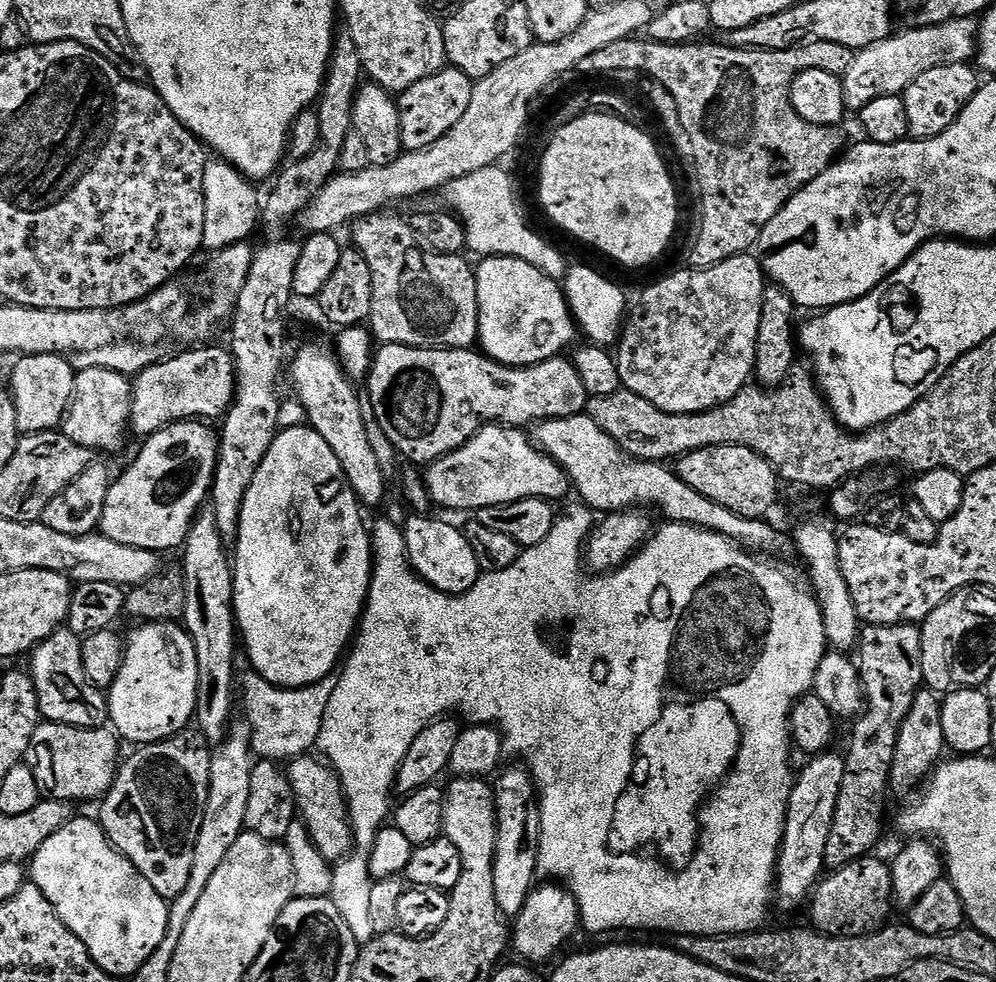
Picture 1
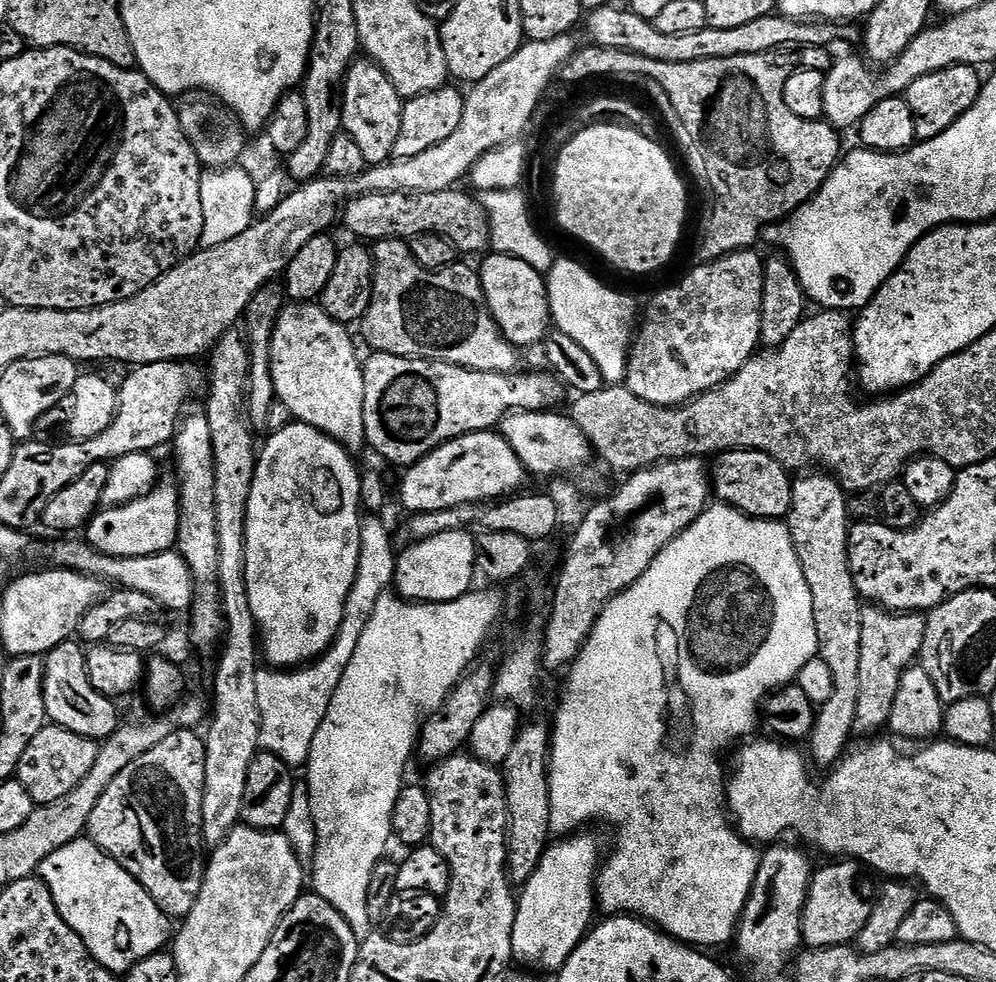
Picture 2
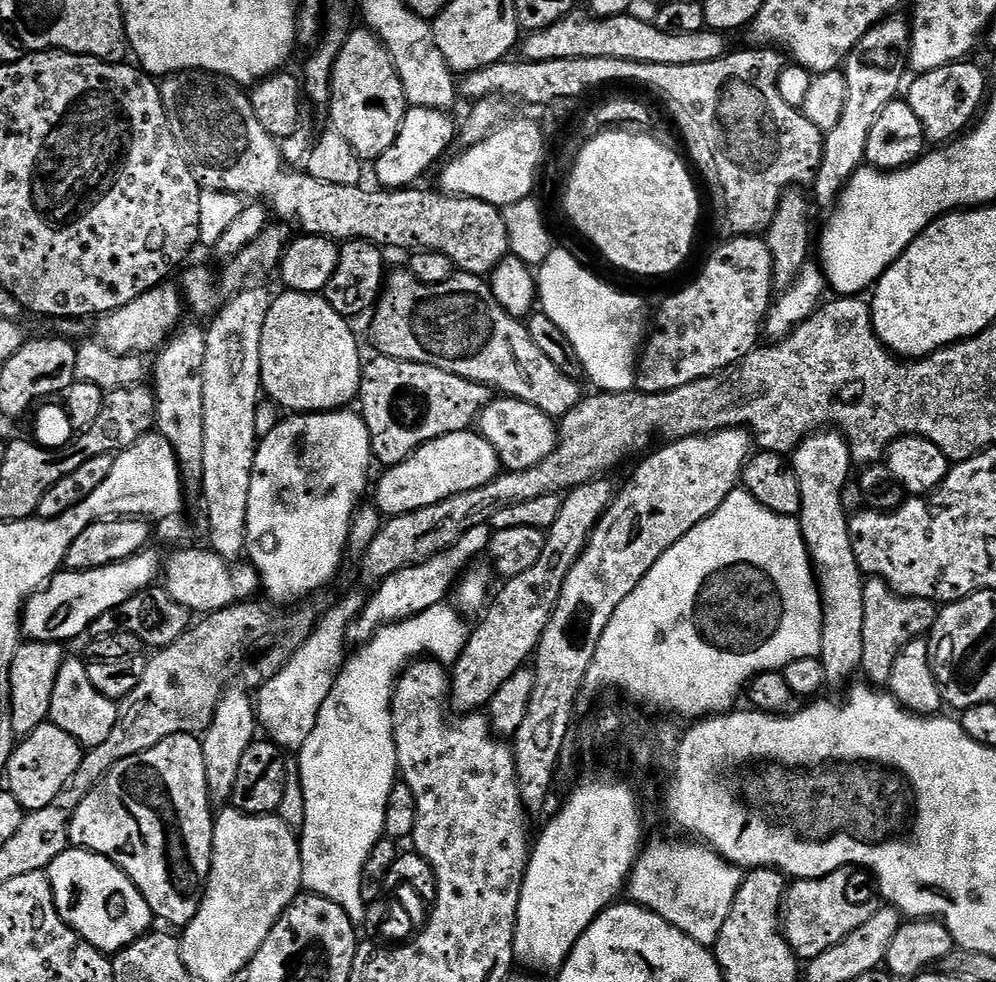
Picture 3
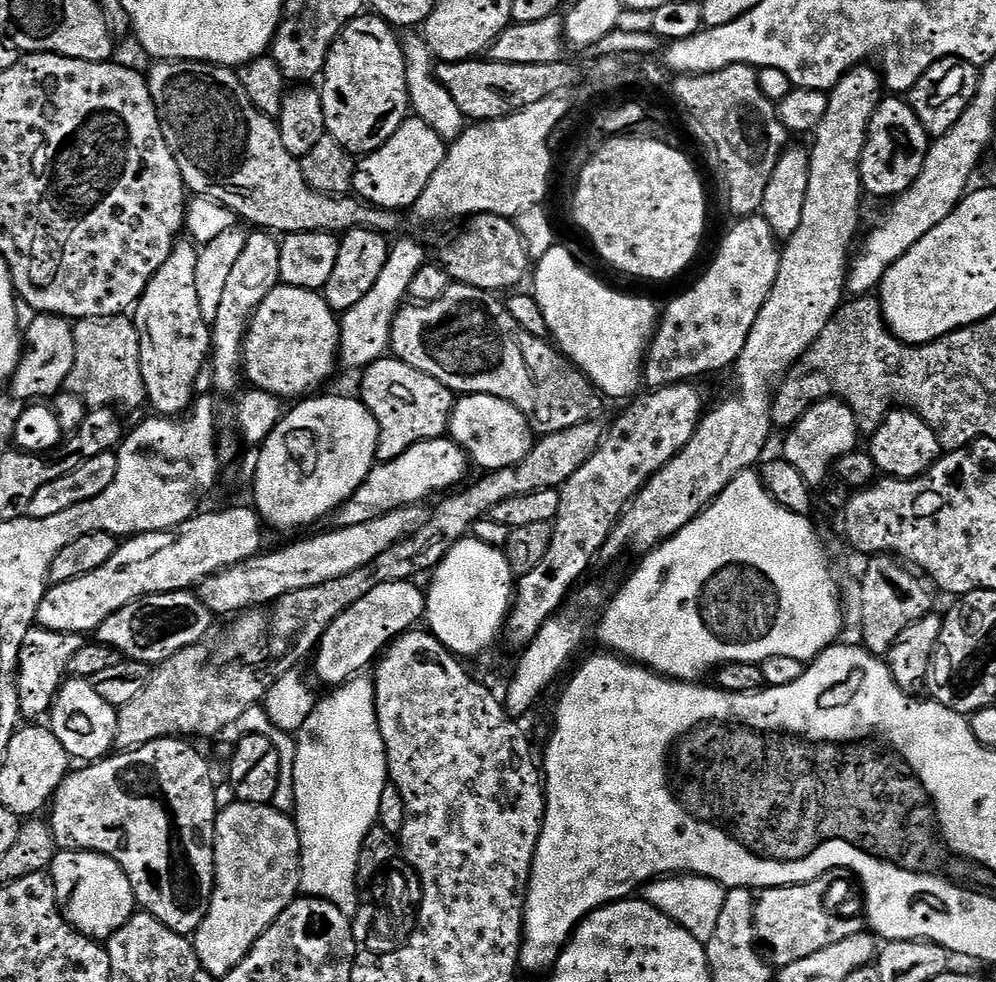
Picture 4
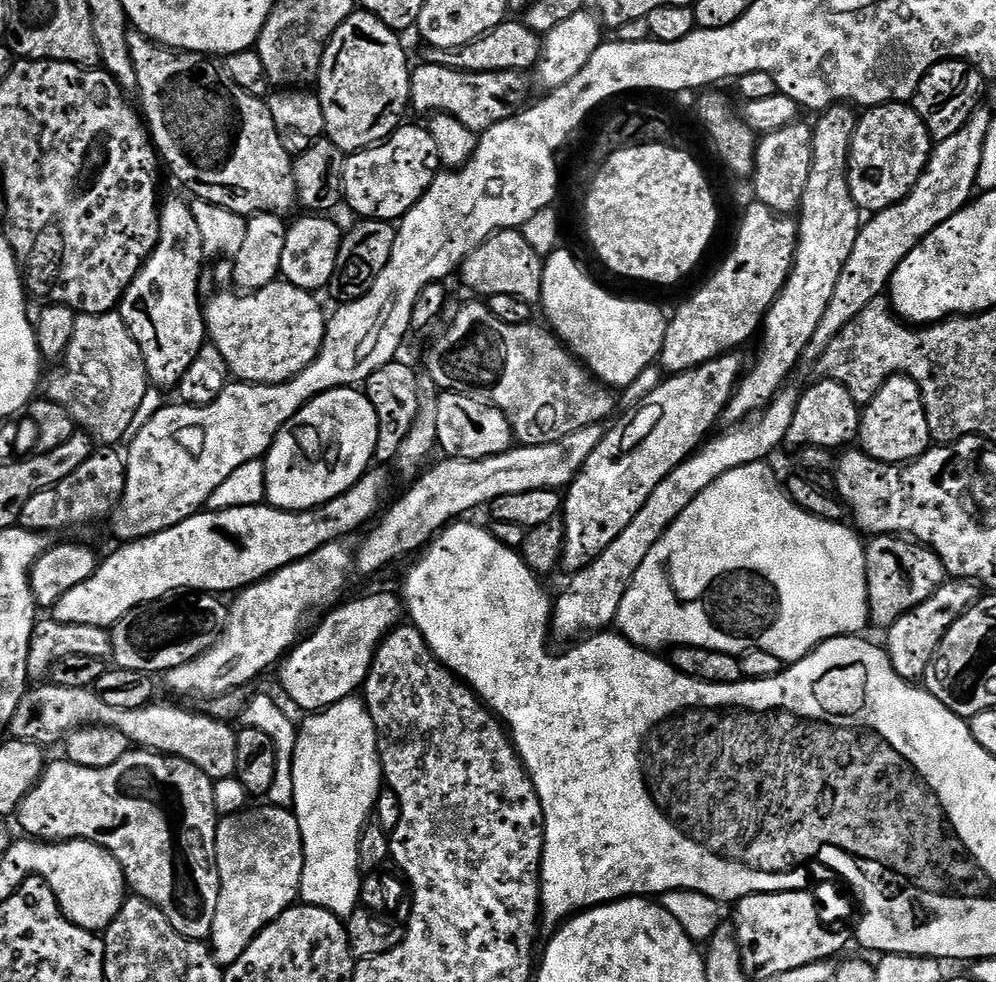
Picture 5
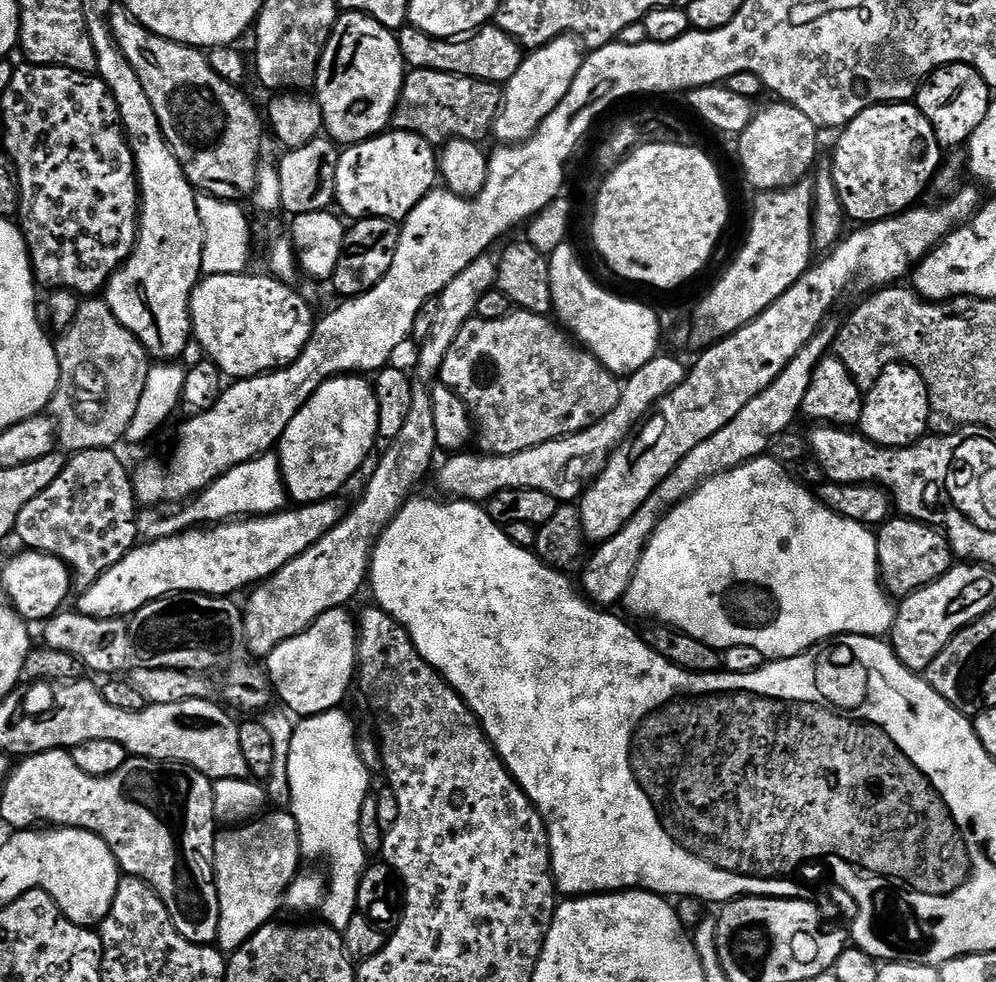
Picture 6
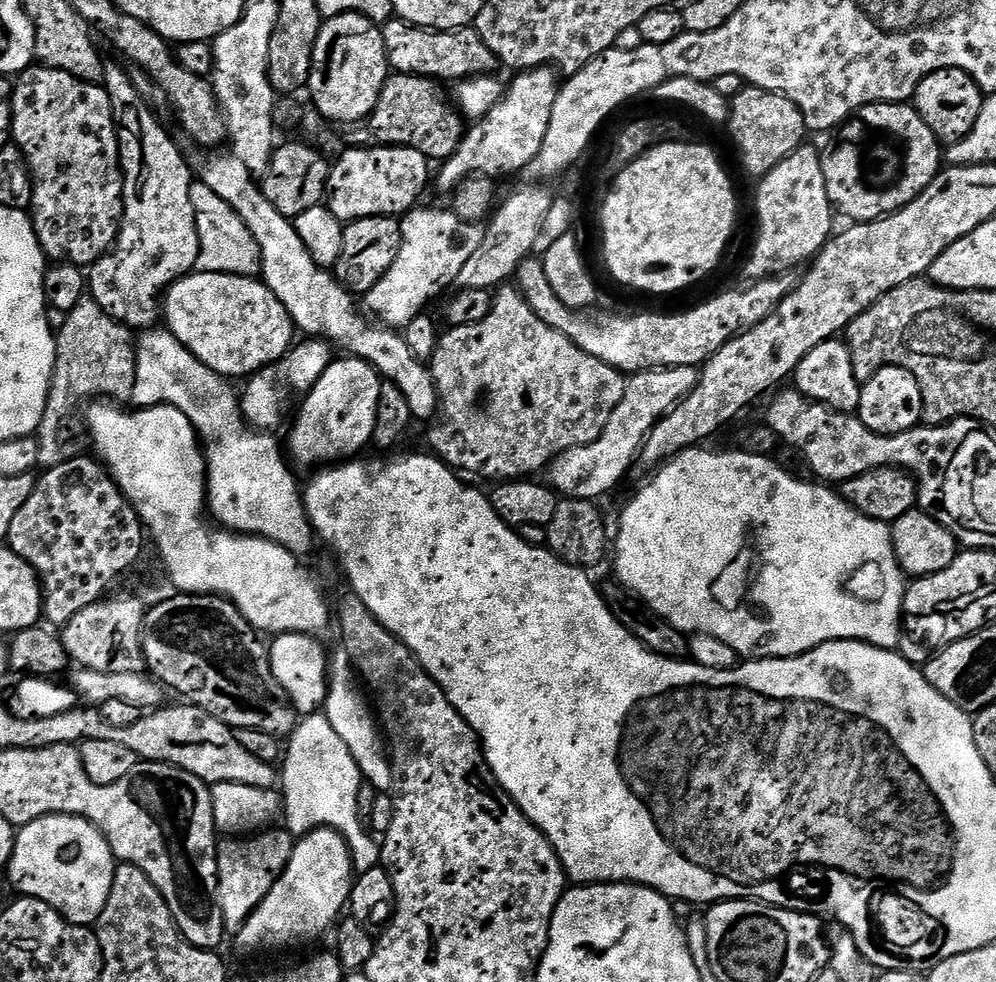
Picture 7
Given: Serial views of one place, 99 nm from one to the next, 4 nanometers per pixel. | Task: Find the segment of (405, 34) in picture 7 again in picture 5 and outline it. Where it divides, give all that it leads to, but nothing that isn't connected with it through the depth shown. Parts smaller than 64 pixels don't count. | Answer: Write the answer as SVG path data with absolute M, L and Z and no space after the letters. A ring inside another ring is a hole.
M506 18L494 30L490 30L482 38L470 42L461 48L429 48L423 49L423 63L437 64L453 68L459 72L522 72L535 69L542 58L541 33L530 30L528 25L516 18Z

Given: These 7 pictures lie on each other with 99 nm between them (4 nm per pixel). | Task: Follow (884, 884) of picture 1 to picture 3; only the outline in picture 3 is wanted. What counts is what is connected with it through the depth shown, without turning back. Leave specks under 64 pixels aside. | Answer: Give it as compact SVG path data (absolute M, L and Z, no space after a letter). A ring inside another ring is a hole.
M839 868L813 880L796 880L789 887L782 909L782 931L797 960L809 962L818 958L824 951L842 942L858 926L869 922L873 905L855 904L848 897L848 883L852 880L850 873L848 868Z

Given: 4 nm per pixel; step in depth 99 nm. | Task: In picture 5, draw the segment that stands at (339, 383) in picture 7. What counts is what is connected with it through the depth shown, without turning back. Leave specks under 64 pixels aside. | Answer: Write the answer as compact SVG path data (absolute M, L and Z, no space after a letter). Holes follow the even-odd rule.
M359 387L335 388L315 396L285 422L263 457L267 503L287 512L305 512L338 498L338 494L350 490L373 467L377 446L378 414L374 414L374 406Z

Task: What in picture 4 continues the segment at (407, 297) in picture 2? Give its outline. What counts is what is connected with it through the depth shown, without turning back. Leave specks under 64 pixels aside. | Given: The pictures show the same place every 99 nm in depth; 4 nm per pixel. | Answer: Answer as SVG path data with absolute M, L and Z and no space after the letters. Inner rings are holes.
M454 282L446 294L438 298L438 302L405 303L392 323L390 352L395 359L414 366L414 370L422 370L422 374L438 378L438 382L442 382L442 386L446 386L453 394L490 394L510 402L527 418L529 428L537 437L558 434L562 430L570 430L570 426L587 424L600 408L601 397L596 385L575 364L565 359L548 340L534 339L529 332L520 329L518 322L510 318L503 299L474 286ZM528 343L532 343L532 349L527 356L524 344Z

